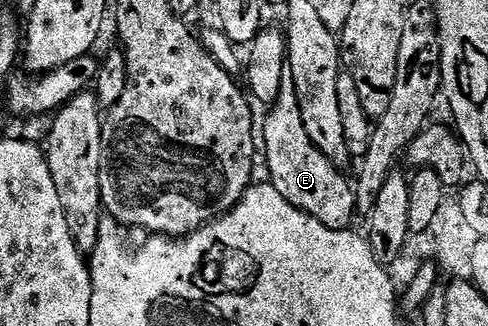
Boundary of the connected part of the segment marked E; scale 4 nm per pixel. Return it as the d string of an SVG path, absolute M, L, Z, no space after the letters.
M288 73L283 77L281 92L276 101L268 108L269 116L265 119L265 163L269 166L268 182L291 205L300 211L305 211L312 219L317 219L327 229L343 231L347 229L347 221L355 221L357 211L357 196L352 182L349 183L339 173L338 164L332 163L327 167L329 160L318 147L307 137L307 129L303 129L303 113L299 113L299 101L295 93L295 77Z

